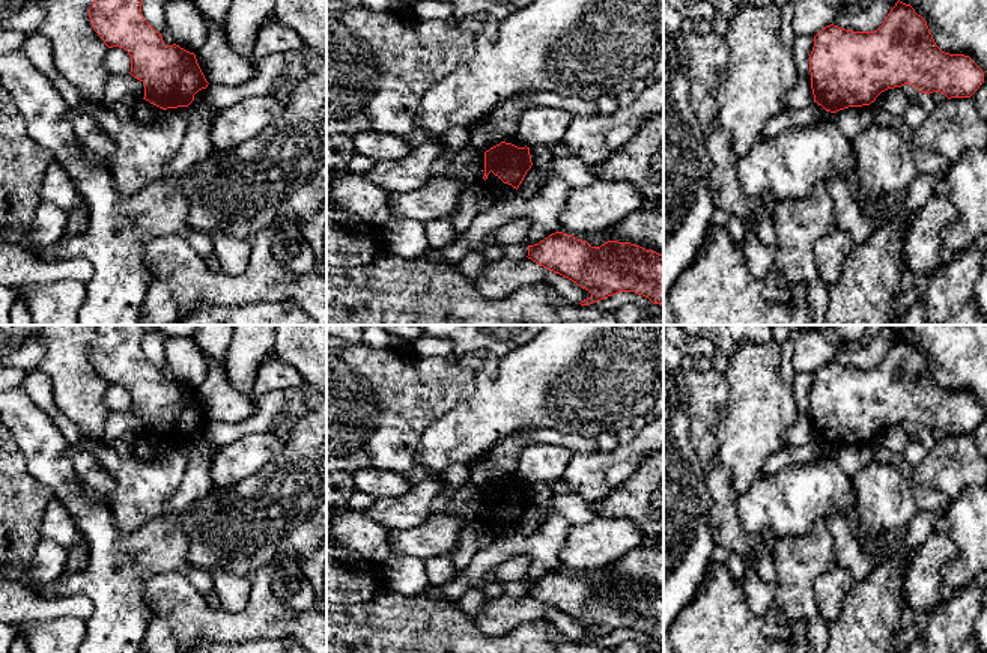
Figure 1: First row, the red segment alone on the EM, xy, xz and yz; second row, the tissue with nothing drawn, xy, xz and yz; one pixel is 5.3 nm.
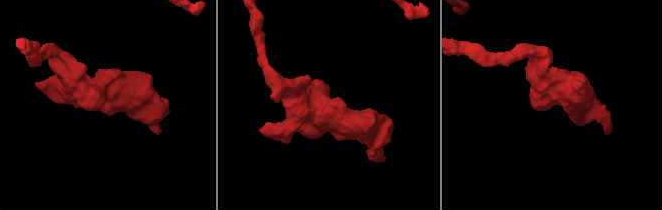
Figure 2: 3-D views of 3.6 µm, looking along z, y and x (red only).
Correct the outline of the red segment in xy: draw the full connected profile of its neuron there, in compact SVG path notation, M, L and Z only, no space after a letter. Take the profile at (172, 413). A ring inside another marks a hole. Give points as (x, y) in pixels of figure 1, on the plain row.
M93 325L93 342L89 355L93 367L108 385L119 384L131 394L131 412L144 420L144 435L150 441L167 447L188 444L194 432L208 424L208 418L197 400L196 391L179 382L166 382L143 354L141 340L153 331L153 325Z

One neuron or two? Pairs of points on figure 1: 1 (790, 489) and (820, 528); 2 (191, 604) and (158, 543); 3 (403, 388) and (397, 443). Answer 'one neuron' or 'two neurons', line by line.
1: two neurons
2: two neurons
3: one neuron

